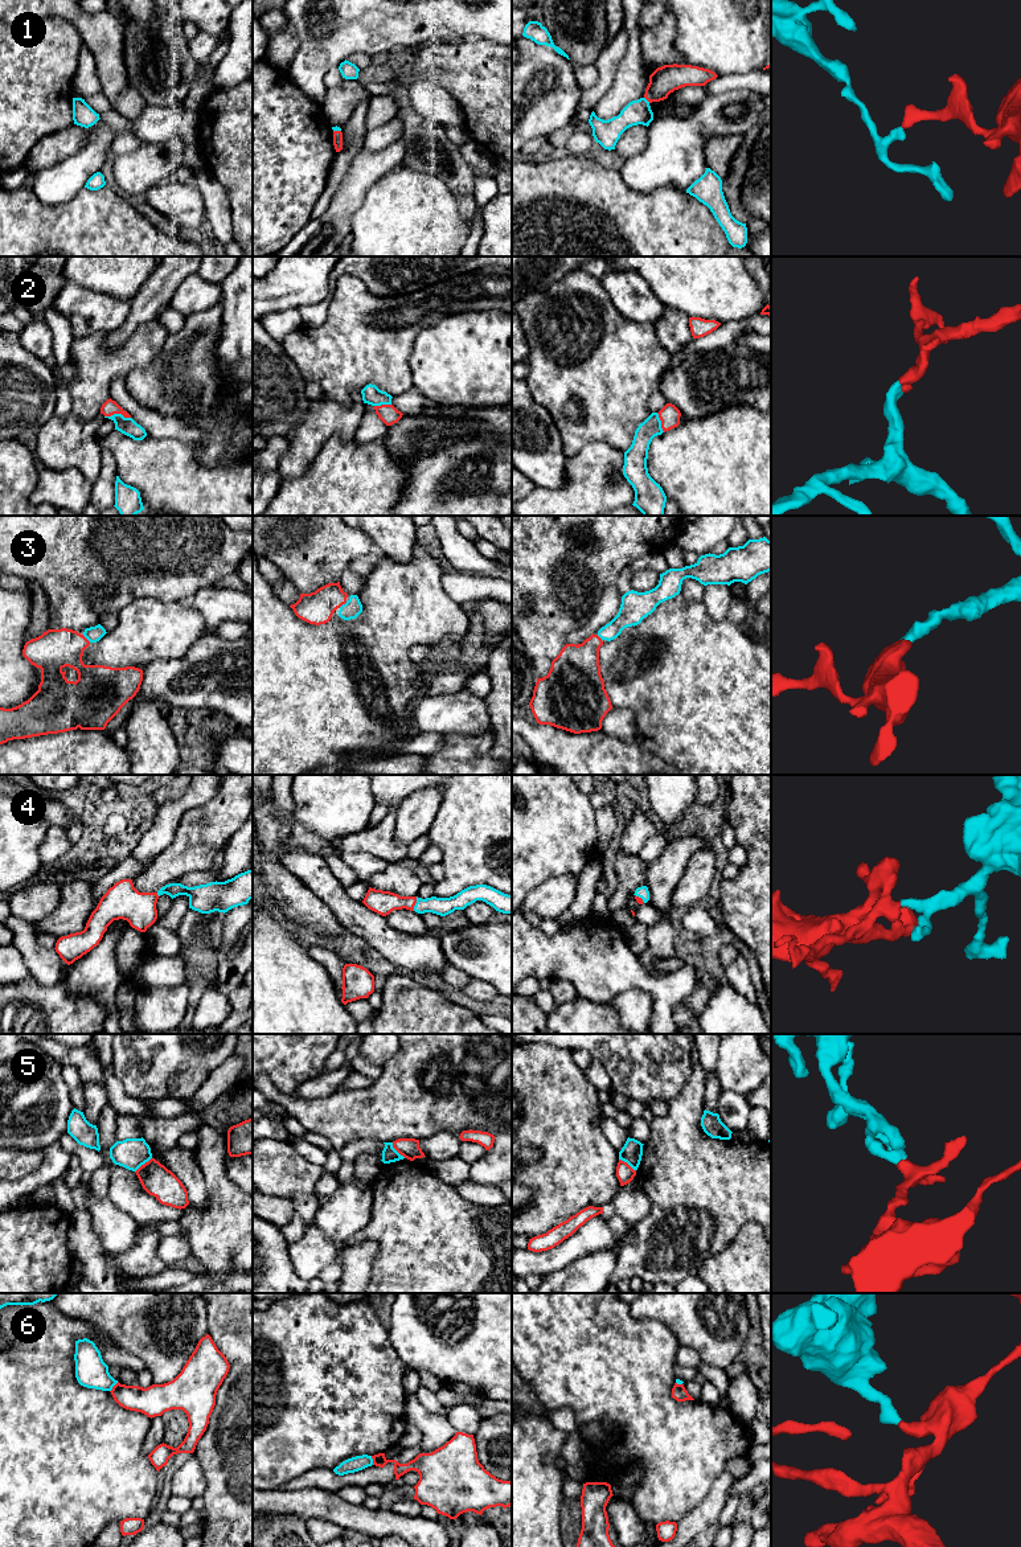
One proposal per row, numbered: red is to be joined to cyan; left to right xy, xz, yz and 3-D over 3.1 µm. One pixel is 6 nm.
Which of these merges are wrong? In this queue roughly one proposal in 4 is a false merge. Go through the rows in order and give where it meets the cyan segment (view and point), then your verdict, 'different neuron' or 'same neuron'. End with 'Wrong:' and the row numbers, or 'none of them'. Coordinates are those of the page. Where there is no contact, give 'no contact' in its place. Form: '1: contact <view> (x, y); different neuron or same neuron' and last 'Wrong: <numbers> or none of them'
1: contact yz (646, 99); different neuron
2: contact xy (118, 414); same neuron
3: contact xz (343, 604); same neuron
4: contact xz (415, 903); same neuron
5: contact xy (143, 1164); different neuron
6: contact xy (113, 1386); different neuron
Wrong: 1, 5, 6

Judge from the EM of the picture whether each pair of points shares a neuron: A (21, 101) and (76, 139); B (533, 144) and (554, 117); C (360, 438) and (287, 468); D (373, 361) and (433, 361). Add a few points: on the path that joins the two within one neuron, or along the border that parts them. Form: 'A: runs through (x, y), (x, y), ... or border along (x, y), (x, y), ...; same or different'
A: border along (73, 123), (42, 136), (35, 144); different
B: border along (546, 134), (537, 135), (525, 143); different
C: border along (363, 406), (363, 417), (353, 436); different
D: border along (419, 332), (409, 355), (409, 369), (414, 388); different

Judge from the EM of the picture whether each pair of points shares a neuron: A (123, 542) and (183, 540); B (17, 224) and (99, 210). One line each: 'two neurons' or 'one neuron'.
A: one neuron
B: one neuron

